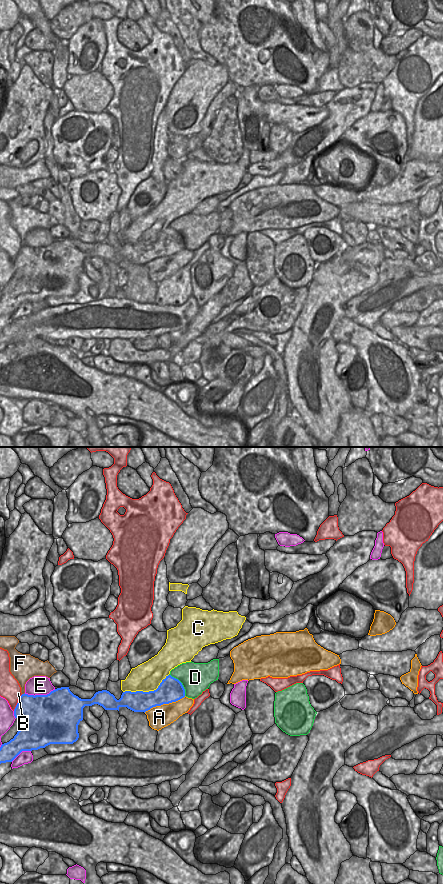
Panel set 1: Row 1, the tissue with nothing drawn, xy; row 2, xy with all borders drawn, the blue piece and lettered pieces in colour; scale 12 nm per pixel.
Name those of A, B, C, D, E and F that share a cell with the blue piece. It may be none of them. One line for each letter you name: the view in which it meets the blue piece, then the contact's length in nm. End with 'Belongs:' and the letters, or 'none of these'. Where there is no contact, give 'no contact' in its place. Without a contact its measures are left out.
A: xy | 550 nm
Belongs: A

